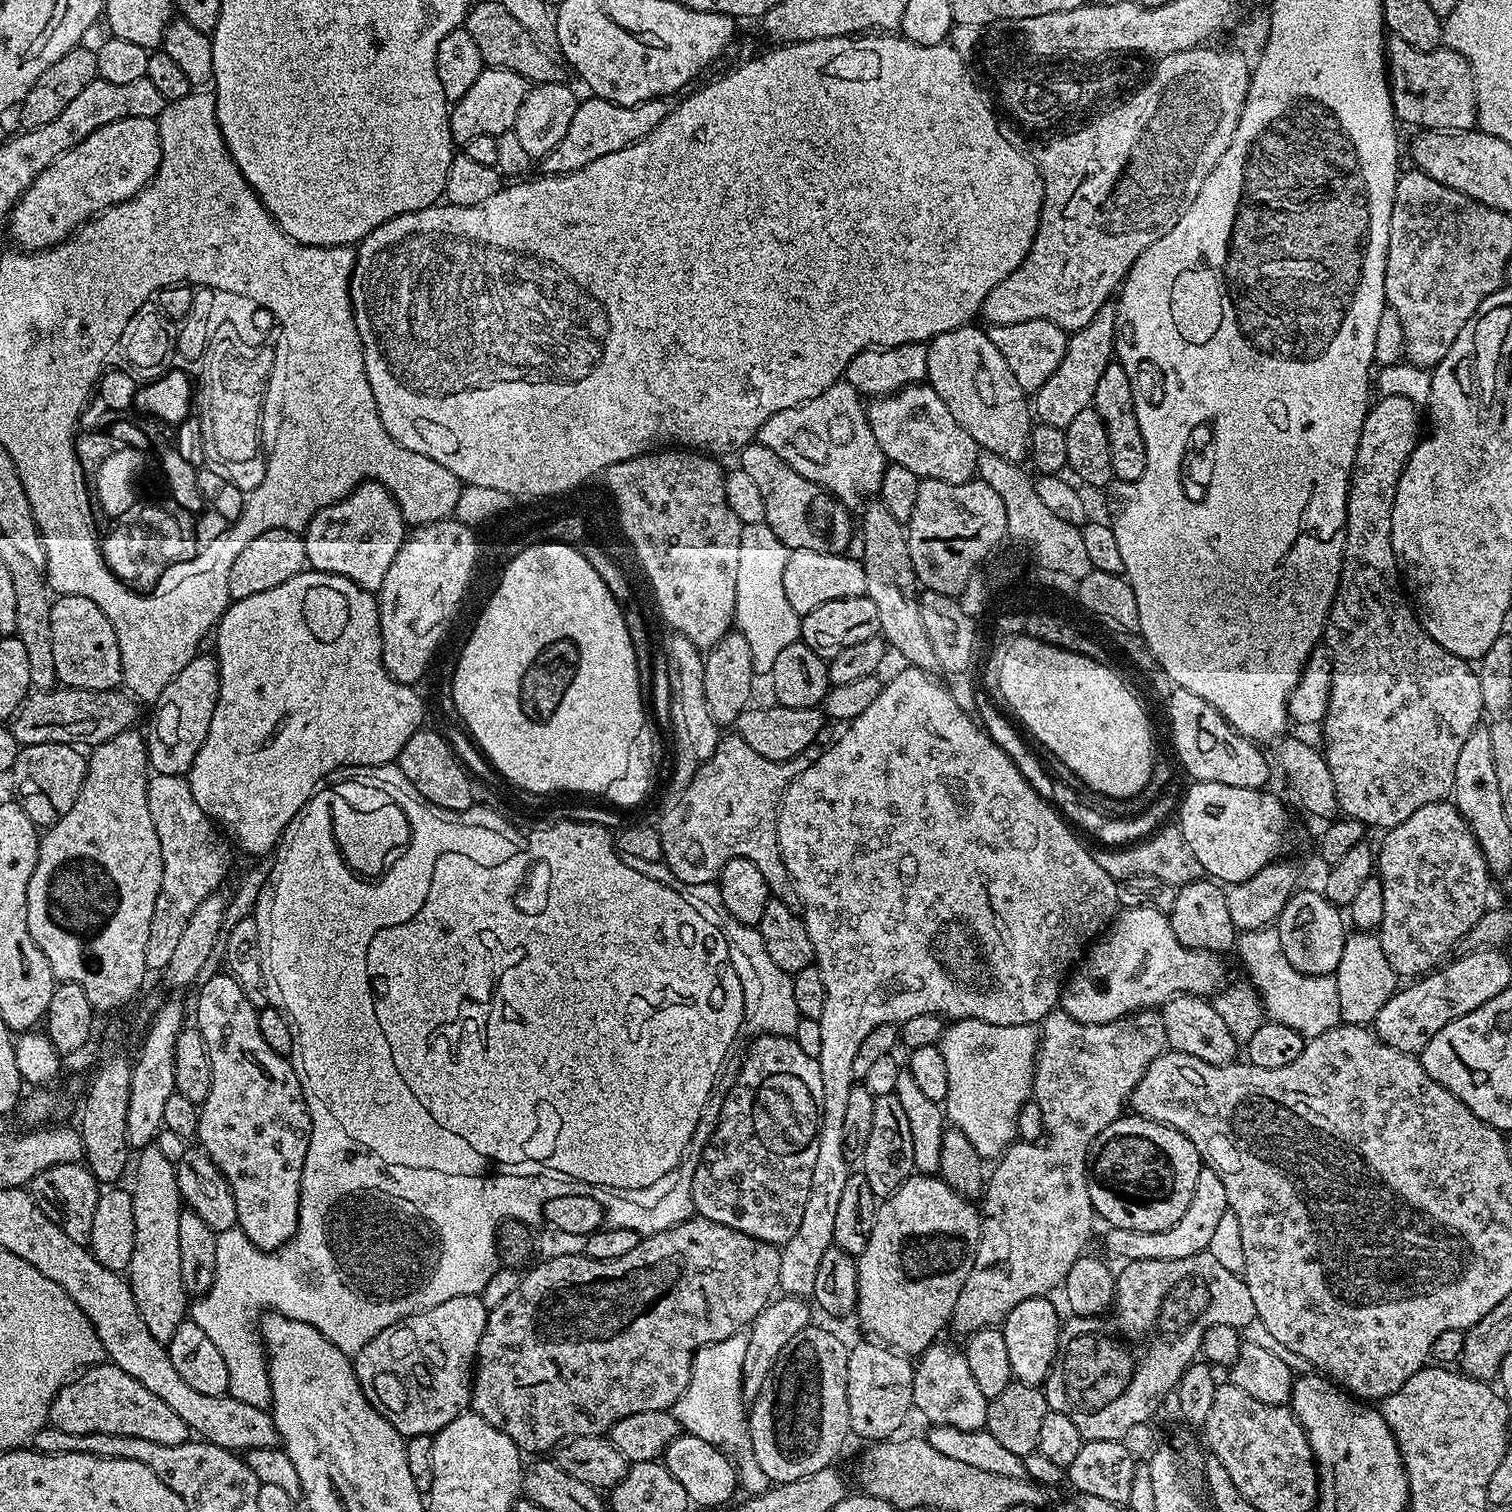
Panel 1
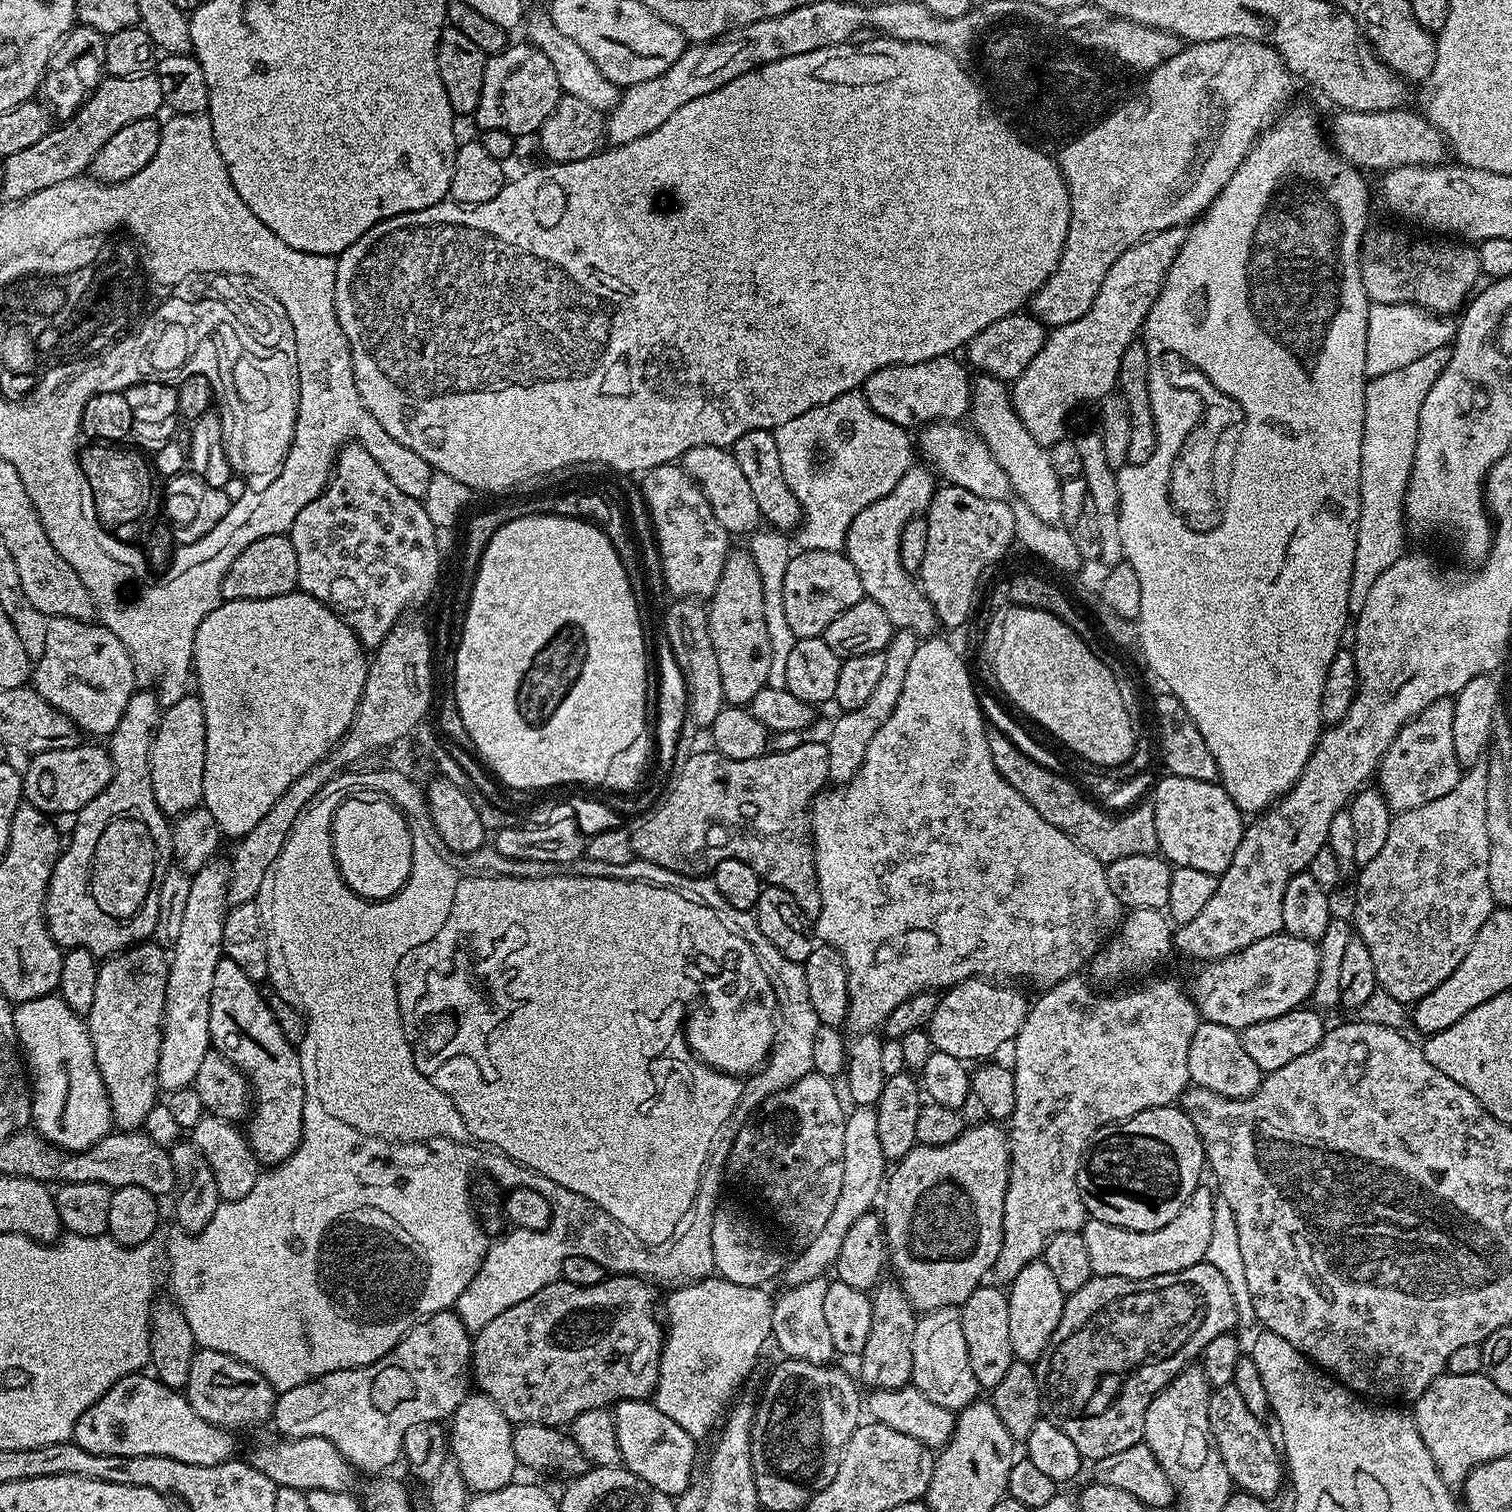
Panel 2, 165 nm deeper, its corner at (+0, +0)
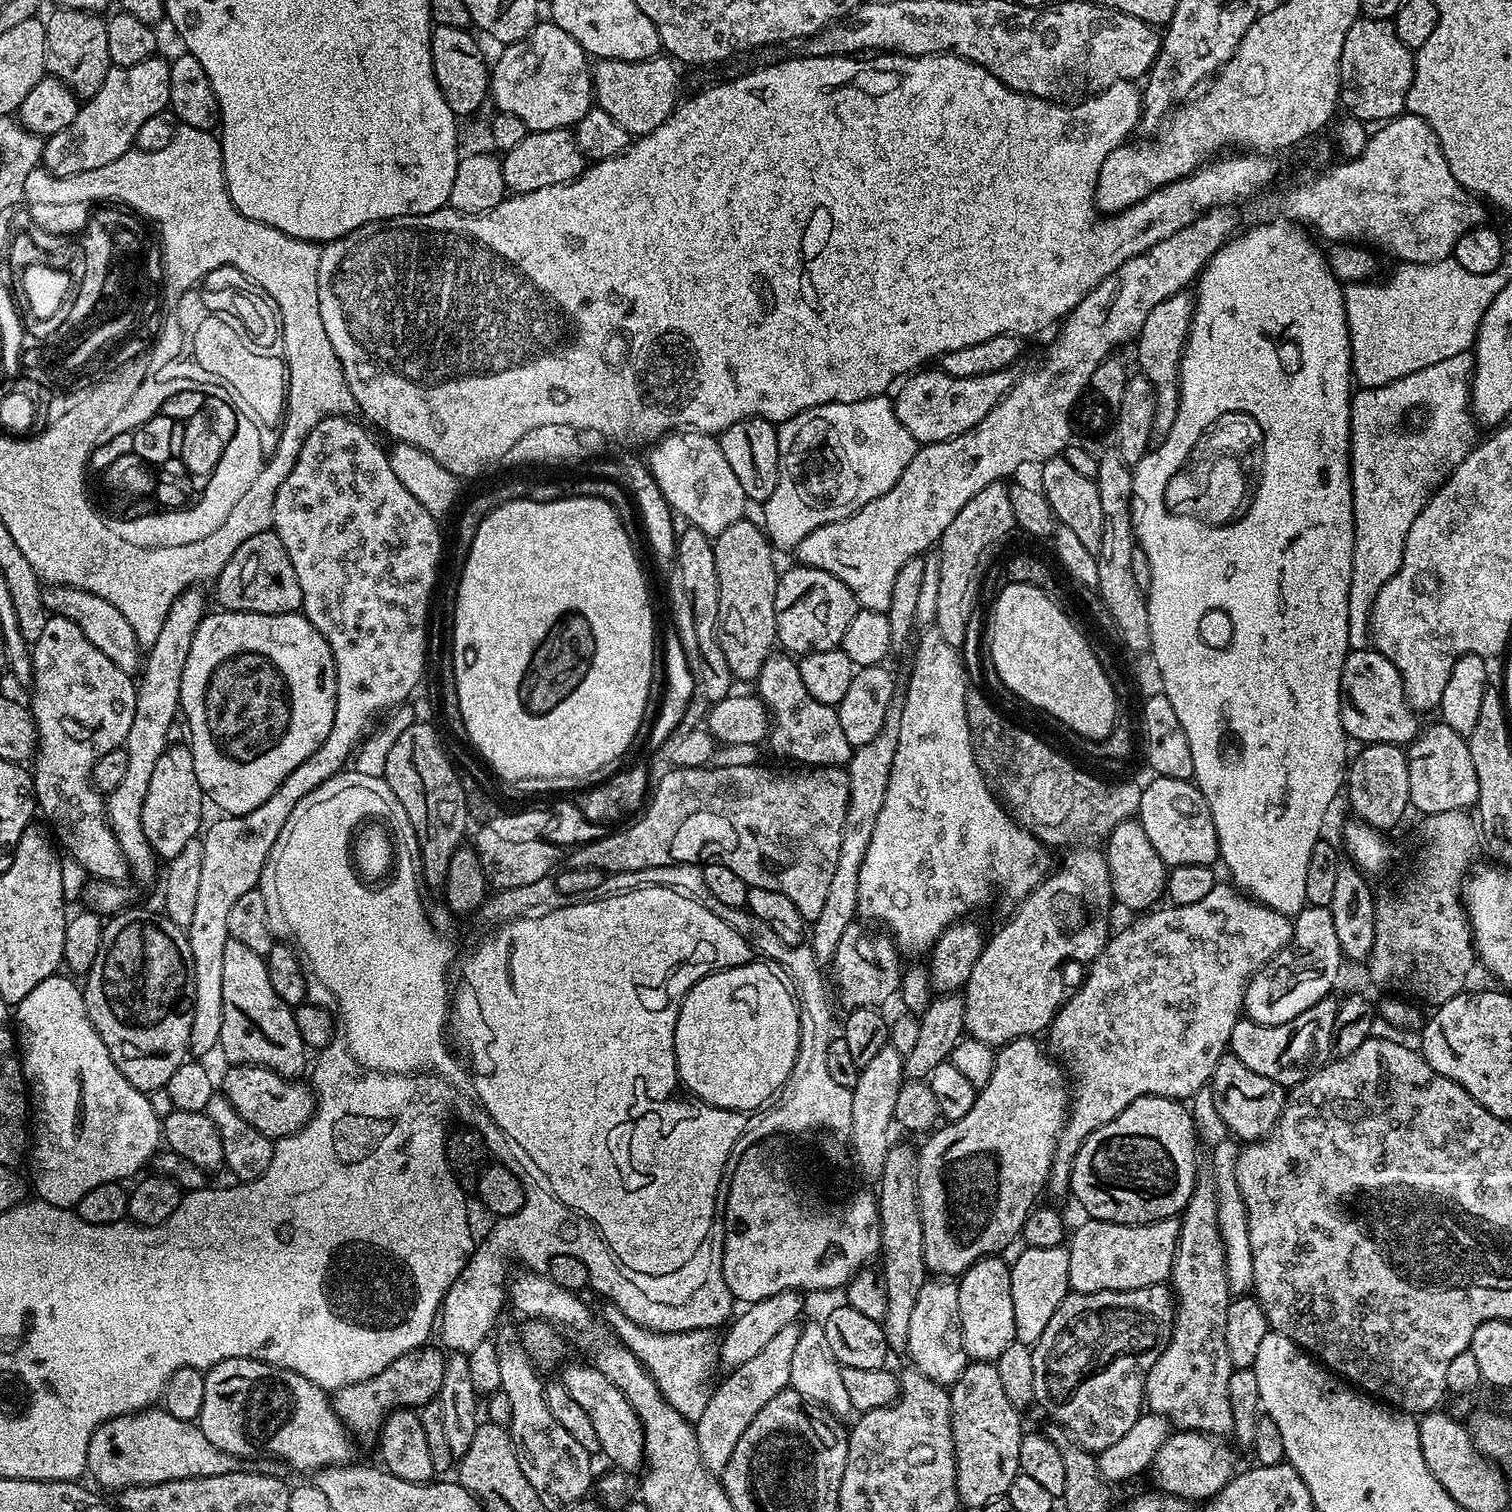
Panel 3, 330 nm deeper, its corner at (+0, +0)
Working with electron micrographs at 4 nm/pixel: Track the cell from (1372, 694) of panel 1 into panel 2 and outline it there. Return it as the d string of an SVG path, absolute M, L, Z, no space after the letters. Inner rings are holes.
M1446 699L1434 702L1409 724L1400 727L1399 734L1380 759L1374 780L1388 807L1398 813L1434 802L1434 798L1442 798L1442 794L1450 794L1450 790L1458 786L1461 775L1458 754L1454 754L1454 703Z

